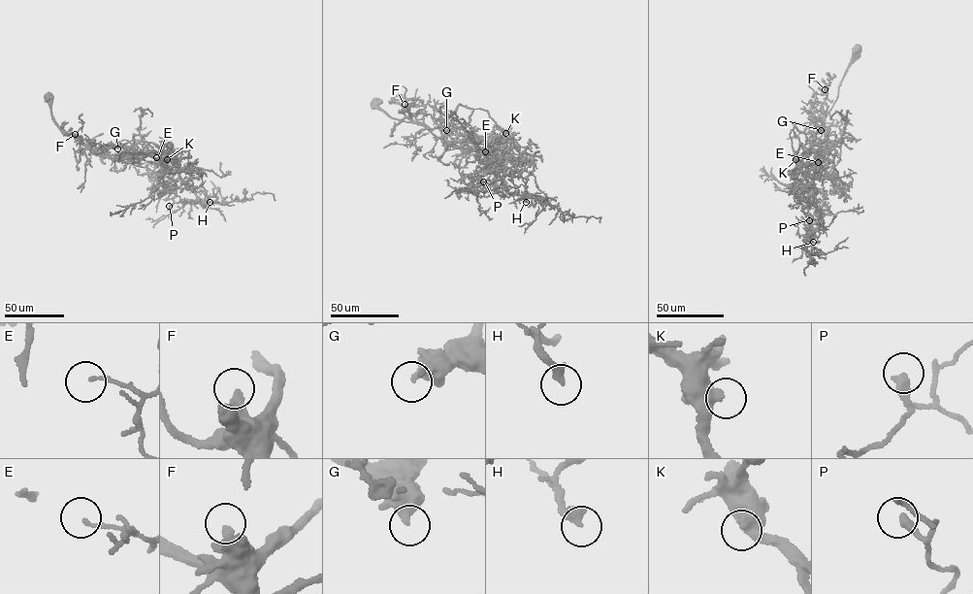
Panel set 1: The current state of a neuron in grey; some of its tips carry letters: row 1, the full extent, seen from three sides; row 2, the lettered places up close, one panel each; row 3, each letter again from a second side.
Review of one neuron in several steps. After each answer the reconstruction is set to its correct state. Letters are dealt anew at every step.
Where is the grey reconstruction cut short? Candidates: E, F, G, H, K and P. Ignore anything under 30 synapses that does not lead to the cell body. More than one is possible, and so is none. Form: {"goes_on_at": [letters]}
{"goes_on_at": []}

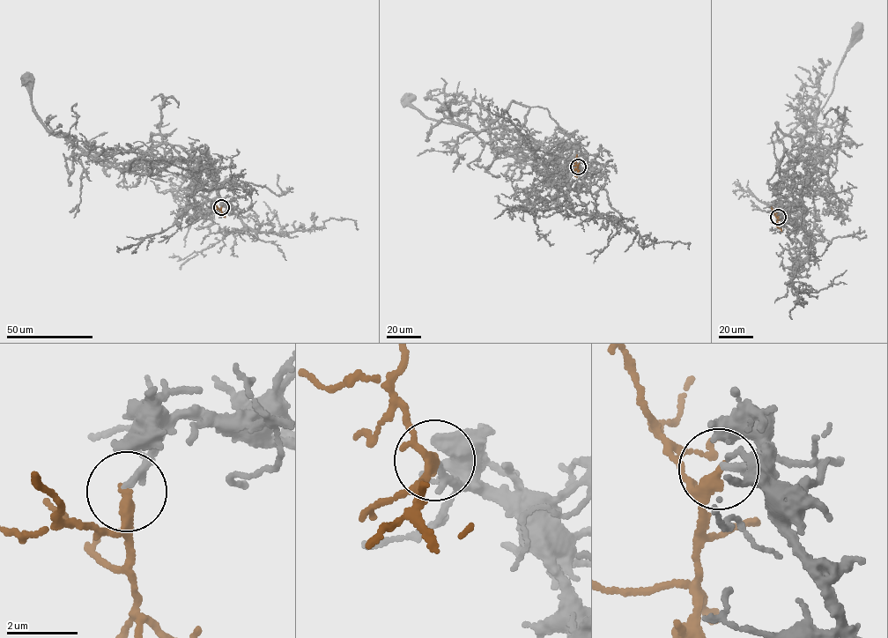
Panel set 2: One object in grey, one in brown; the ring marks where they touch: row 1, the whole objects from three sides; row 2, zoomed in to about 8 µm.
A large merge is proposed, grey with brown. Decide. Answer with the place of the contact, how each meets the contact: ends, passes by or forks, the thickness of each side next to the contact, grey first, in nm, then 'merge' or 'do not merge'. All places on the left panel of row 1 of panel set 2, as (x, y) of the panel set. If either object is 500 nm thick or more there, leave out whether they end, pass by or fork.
(221, 207) | grey ends | brown ends | 170/320 nm | merge

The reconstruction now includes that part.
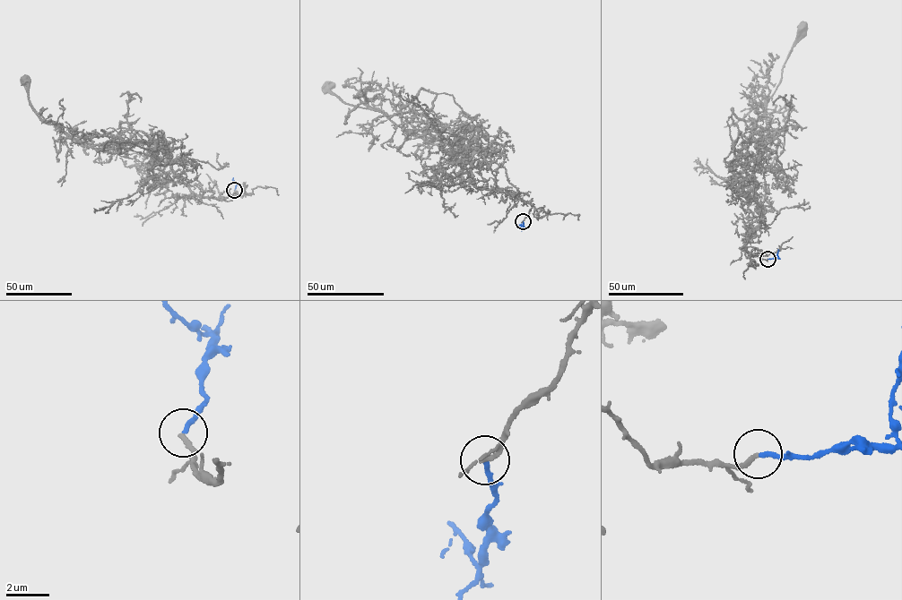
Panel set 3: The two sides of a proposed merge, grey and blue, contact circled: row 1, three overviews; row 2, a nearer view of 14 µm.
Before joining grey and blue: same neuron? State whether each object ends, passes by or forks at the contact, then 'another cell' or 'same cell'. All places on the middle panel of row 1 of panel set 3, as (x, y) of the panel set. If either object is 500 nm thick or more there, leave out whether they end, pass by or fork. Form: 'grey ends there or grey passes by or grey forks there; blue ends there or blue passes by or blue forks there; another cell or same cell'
grey ends there; blue ends there; same cell

